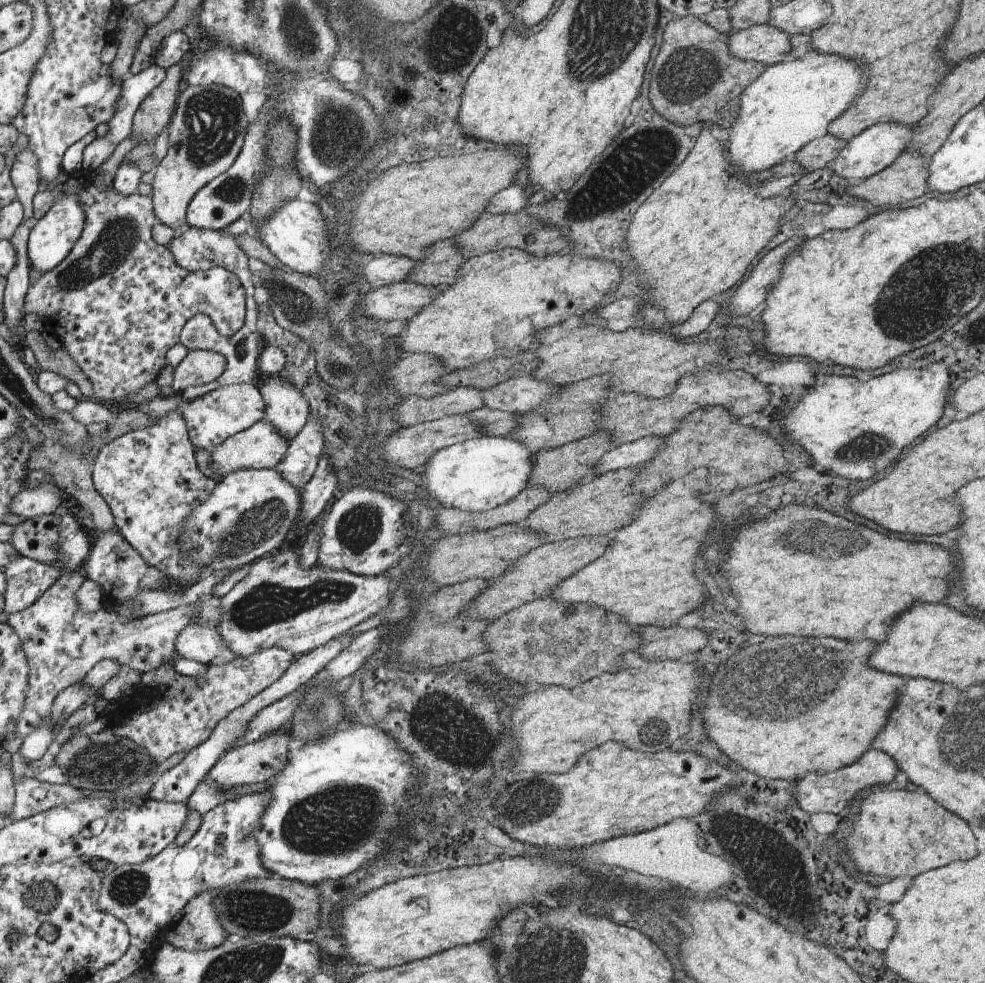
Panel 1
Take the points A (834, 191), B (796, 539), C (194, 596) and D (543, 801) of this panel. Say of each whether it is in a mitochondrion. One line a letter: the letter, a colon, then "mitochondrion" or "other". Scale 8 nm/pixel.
A: other
B: mitochondrion
C: other
D: mitochondrion

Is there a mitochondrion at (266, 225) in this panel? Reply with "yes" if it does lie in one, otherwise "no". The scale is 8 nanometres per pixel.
no

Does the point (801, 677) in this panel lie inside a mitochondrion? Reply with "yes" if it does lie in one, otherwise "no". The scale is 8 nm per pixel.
yes

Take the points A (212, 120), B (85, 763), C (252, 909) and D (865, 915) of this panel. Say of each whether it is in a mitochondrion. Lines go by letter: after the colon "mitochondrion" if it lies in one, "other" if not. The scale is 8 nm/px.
A: mitochondrion
B: mitochondrion
C: mitochondrion
D: other

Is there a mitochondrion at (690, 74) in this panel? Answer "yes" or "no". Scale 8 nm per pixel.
yes

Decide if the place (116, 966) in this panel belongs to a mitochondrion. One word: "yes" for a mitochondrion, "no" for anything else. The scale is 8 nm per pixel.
no

